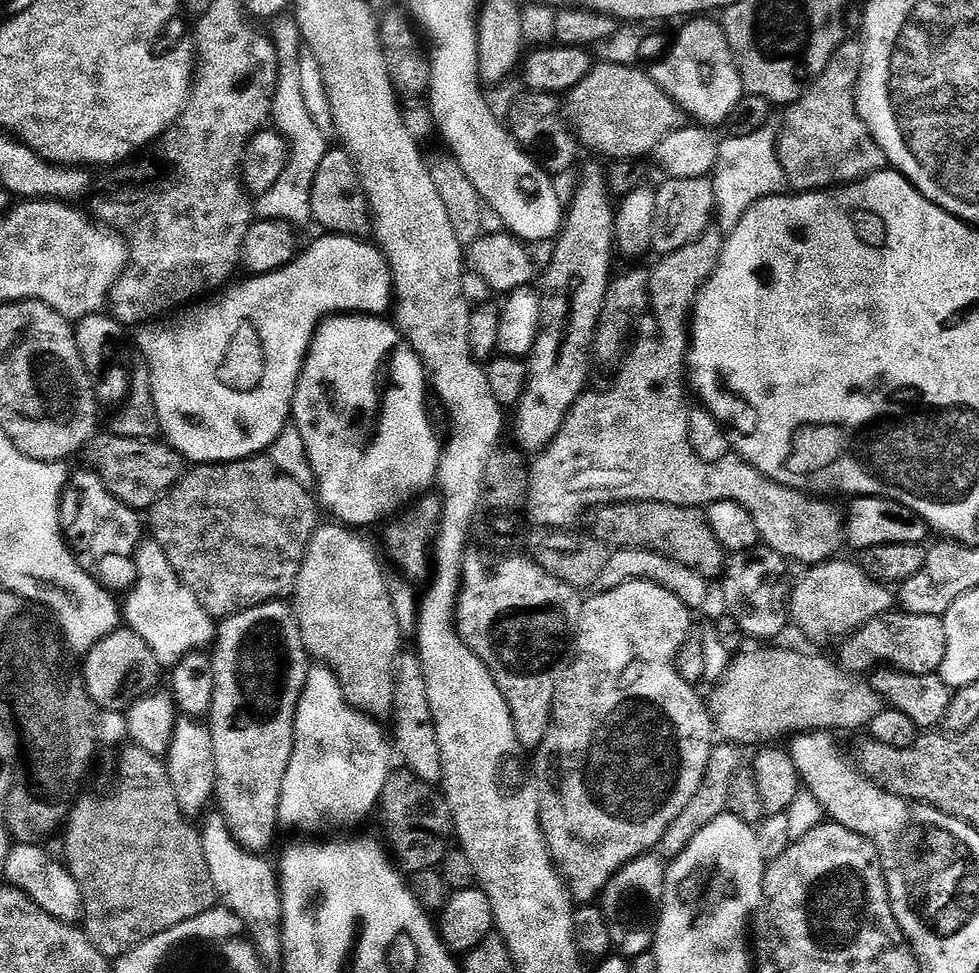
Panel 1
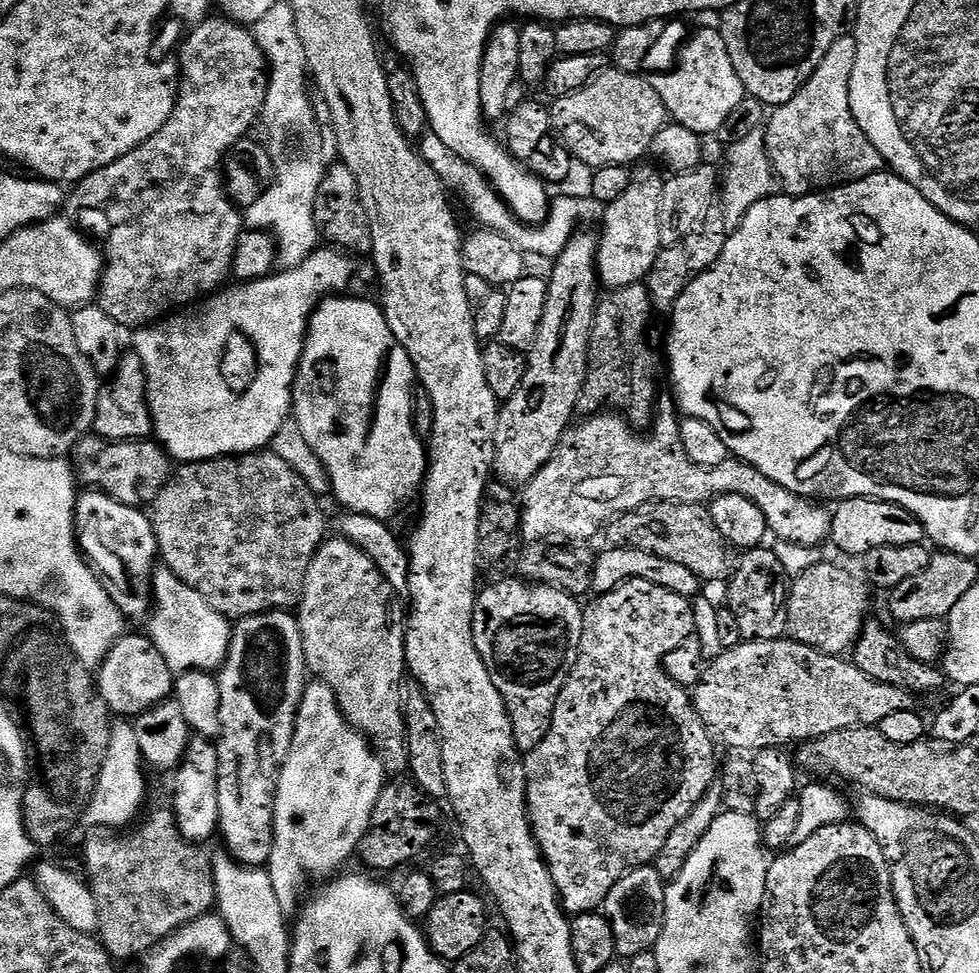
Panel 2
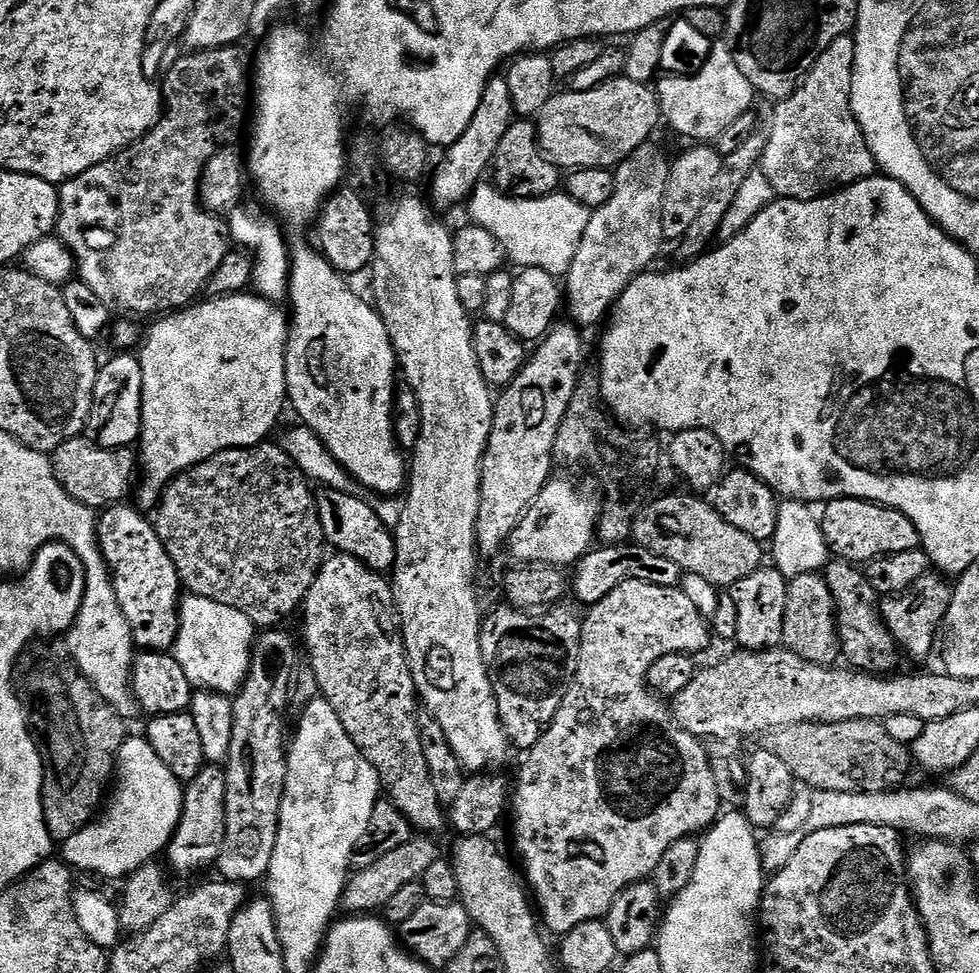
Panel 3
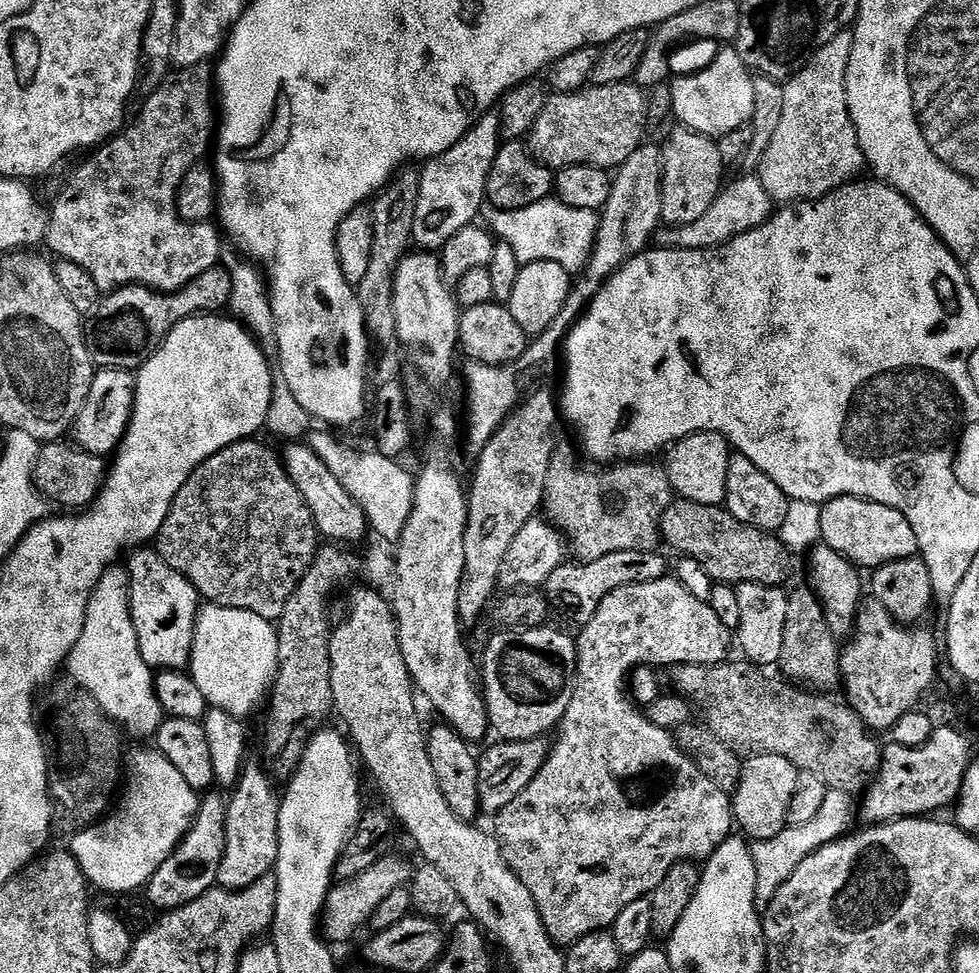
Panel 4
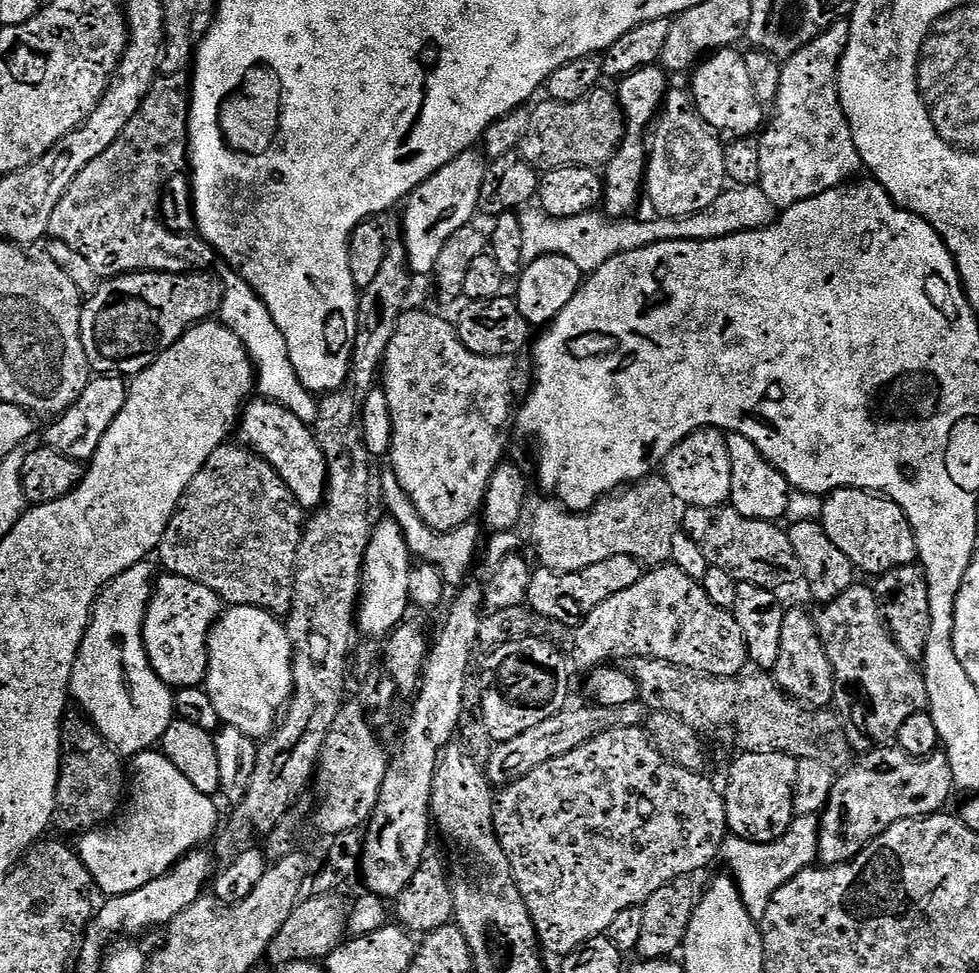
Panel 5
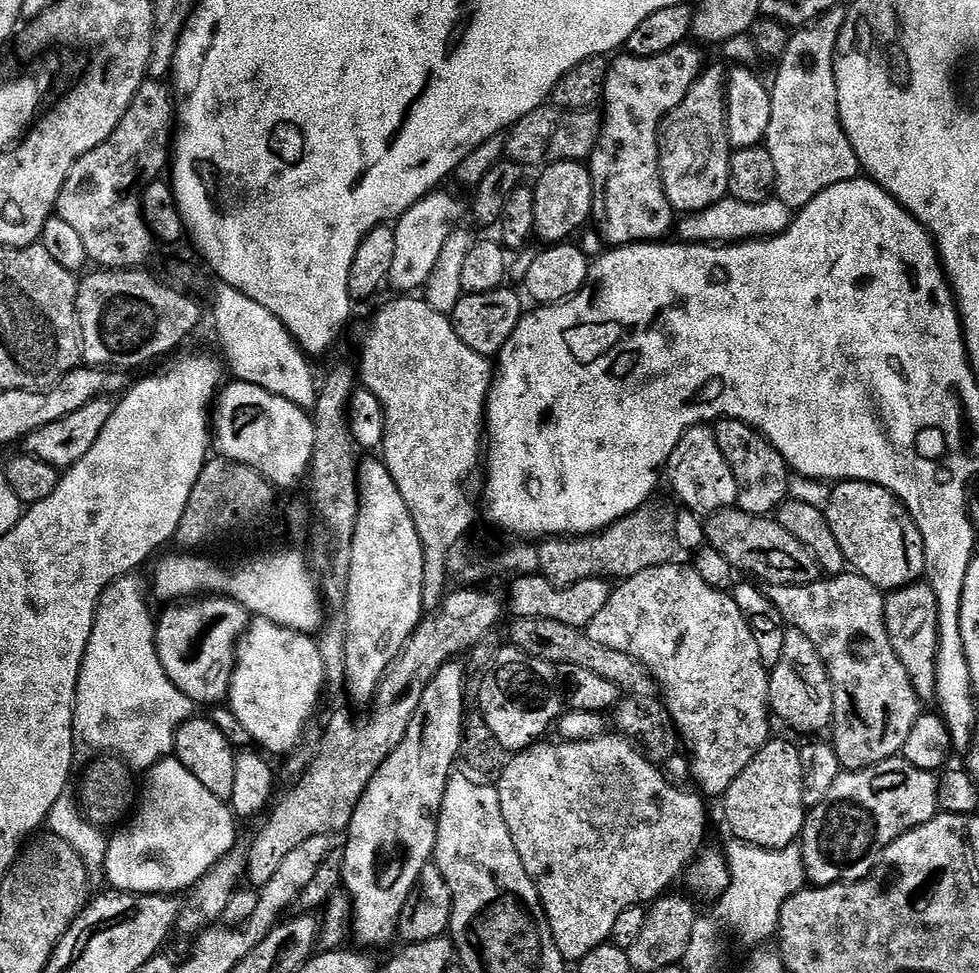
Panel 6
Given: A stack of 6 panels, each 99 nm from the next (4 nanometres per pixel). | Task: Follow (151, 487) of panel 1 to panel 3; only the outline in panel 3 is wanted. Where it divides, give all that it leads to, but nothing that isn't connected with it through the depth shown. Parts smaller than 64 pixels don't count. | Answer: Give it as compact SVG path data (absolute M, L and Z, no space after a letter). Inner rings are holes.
M87 438L62 442L50 457L53 472L66 494L93 510L107 510L119 505L123 501L120 499L133 491L138 476L138 456L132 448L102 448Z

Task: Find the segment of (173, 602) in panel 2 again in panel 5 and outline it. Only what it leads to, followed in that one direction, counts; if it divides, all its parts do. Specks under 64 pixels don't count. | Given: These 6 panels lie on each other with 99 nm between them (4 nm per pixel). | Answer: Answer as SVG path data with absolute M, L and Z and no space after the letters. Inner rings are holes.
M232 606L221 615L208 636L208 678L206 687L218 710L221 725L242 730L251 740L260 742L276 731L282 713L292 699L292 647L287 627L264 608Z

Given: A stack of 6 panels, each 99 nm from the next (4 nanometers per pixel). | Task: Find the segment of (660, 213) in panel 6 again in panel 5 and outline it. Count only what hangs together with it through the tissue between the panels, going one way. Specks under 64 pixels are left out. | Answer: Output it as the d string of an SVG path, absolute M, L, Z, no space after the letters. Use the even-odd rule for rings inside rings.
M653 66L634 70L629 76L619 81L618 99L620 111L624 114L626 131L620 148L602 168L604 181L602 208L609 217L631 217L635 213L632 211L635 210L636 203L642 200L642 189L646 184L646 133L653 127L670 91L668 80L670 80L669 73L665 72L663 67Z

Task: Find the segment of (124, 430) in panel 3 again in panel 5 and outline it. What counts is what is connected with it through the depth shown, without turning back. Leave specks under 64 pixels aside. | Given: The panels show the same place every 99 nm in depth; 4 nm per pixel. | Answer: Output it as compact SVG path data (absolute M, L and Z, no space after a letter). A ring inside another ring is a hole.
M100 374L89 379L86 390L80 395L80 401L49 423L52 425L44 432L43 443L71 460L91 461L98 450L98 442L102 442L102 434L106 434L106 430L110 430L110 422L122 414L122 406L126 406L127 397L128 384L119 376Z

